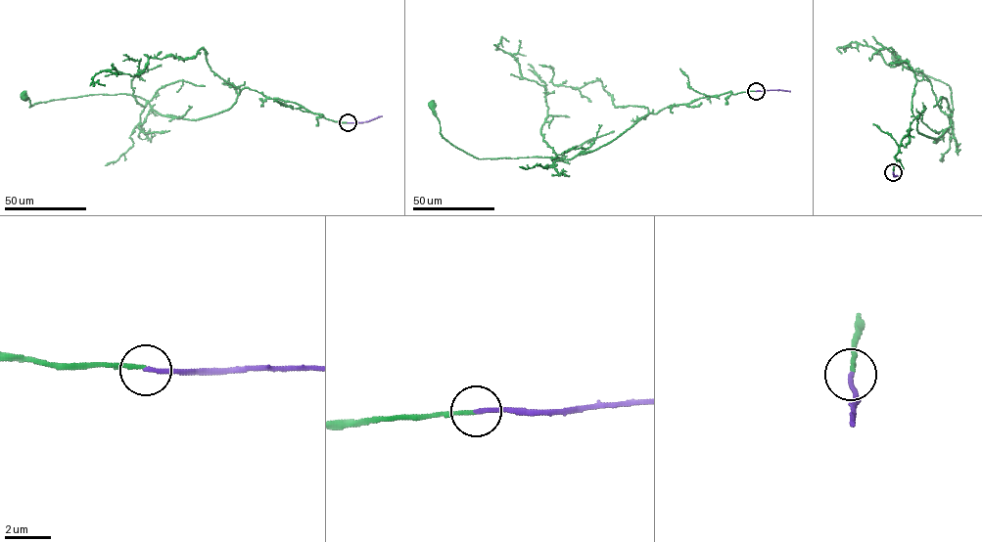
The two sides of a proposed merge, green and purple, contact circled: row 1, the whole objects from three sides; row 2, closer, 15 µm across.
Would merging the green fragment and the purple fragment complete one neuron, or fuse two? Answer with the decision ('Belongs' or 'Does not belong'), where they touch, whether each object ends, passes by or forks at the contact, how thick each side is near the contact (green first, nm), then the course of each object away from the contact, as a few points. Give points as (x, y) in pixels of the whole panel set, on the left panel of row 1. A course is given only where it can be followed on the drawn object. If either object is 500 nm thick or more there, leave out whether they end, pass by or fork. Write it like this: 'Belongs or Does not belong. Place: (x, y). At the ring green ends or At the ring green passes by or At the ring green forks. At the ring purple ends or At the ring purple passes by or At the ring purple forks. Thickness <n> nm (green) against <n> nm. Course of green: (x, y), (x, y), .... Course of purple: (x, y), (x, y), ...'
Belongs. Place: (348, 122). At the ring green ends. At the ring purple ends. Thickness 160 nm (green) against 190 nm. Course of green: (348, 122), (247, 88), (230, 108), (192, 120), (161, 114), (147, 101), (124, 94), (30, 107), (23, 96). Course of purple: (348, 122), (367, 121), (381, 115)

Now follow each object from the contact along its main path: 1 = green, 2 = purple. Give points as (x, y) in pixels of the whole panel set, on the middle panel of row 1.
1: (756, 91), (733, 94), (730, 91), (649, 112), (609, 143), (568, 159), (477, 158), (445, 139), (432, 106)
2: (756, 91), (790, 91)

